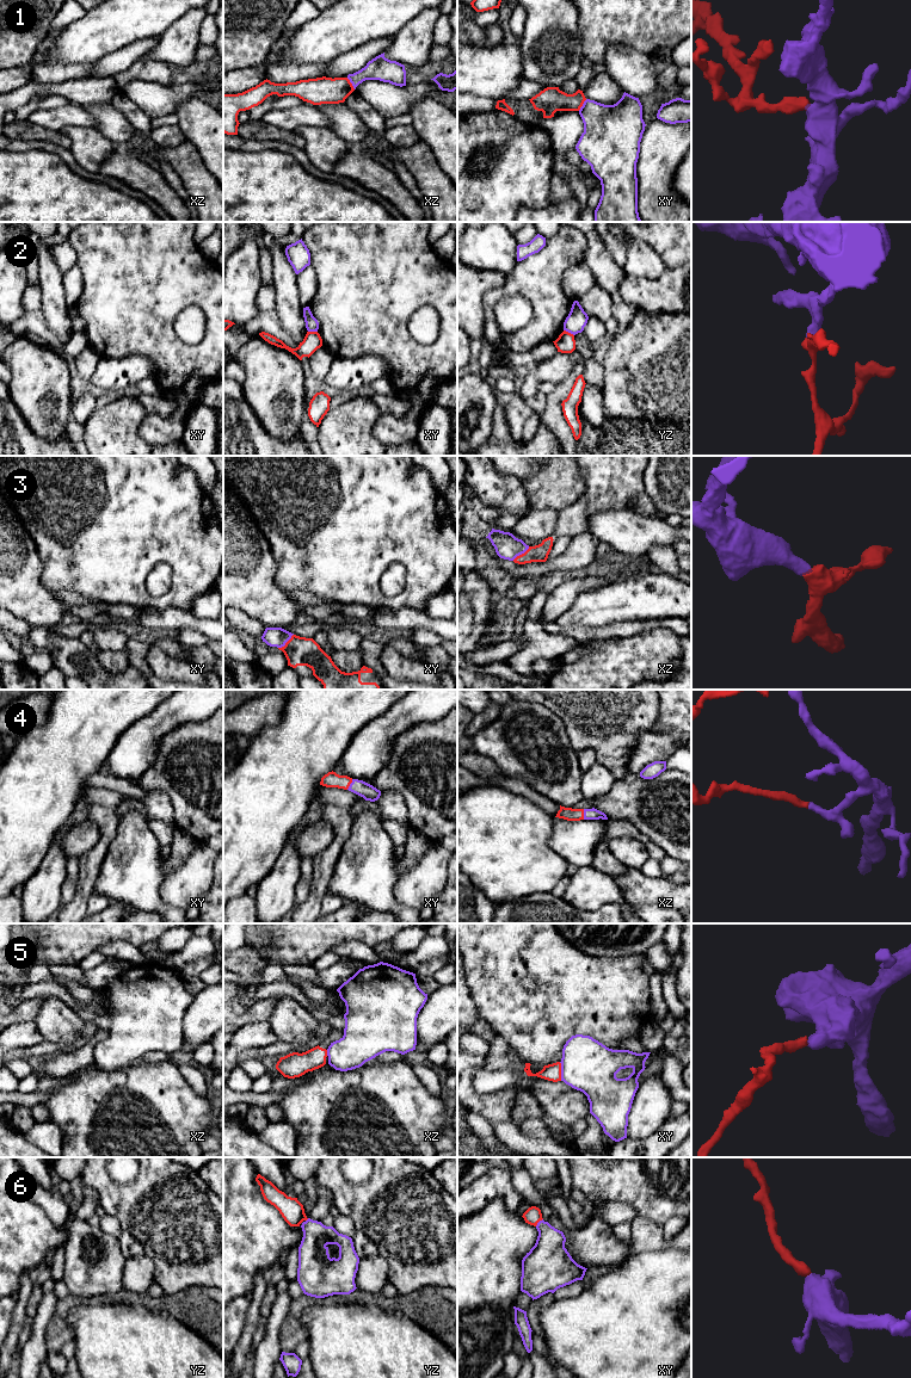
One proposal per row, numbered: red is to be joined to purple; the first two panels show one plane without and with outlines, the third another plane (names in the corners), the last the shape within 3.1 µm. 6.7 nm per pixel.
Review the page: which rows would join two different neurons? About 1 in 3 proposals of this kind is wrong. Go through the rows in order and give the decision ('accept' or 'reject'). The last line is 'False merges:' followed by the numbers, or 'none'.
1: reject
2: reject
3: accept
4: accept
5: reject
6: accept
False merges: 1, 2, 5

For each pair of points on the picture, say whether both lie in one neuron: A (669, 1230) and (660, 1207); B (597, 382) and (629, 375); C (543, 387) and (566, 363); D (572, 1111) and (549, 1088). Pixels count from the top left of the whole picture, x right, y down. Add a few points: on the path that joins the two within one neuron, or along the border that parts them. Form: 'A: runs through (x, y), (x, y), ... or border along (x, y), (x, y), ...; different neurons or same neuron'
A: border along (678, 1216), (669, 1218), (662, 1225); different neurons
B: border along (602, 364), (603, 388), (601, 391); different neurons
C: border along (555, 383), (542, 381), (537, 390); different neurons
D: runs through (566, 1105), (555, 1094); same neuron

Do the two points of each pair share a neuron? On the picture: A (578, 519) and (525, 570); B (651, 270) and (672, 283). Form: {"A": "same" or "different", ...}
{"A": "different", "B": "different"}

